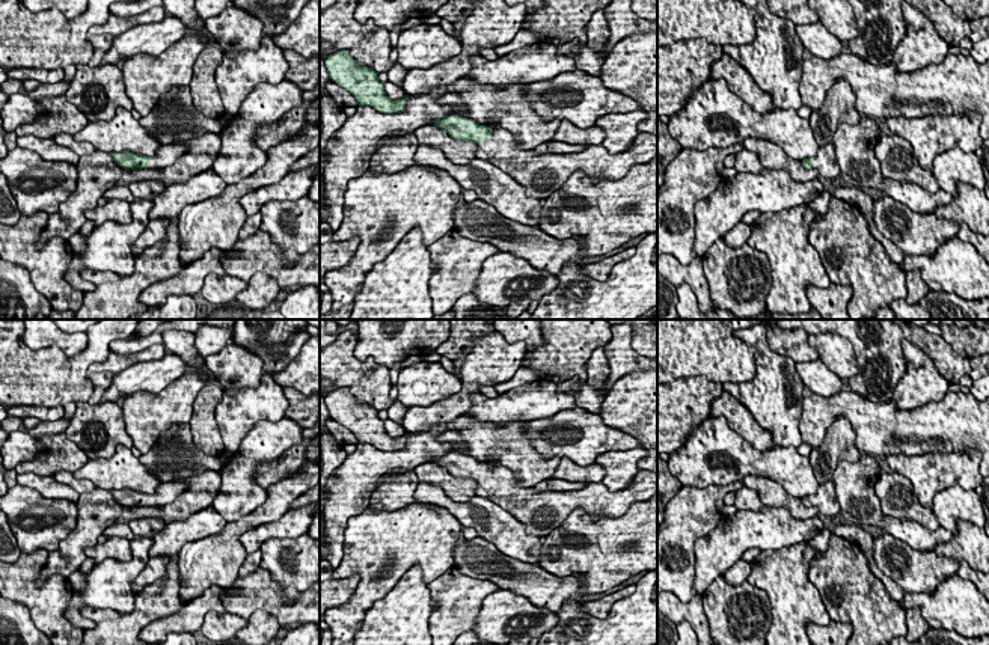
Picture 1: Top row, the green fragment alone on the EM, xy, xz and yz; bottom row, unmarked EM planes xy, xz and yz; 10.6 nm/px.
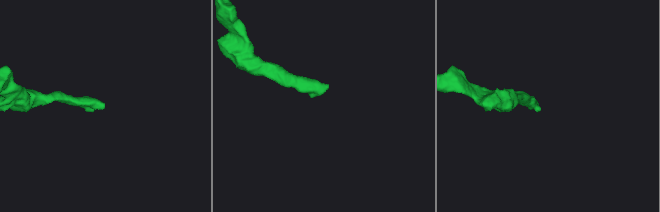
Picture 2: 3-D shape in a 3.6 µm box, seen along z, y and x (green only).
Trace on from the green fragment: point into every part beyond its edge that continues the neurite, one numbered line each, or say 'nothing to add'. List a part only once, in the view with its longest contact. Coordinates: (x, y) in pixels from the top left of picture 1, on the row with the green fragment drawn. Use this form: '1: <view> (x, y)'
1: xz (540, 175)

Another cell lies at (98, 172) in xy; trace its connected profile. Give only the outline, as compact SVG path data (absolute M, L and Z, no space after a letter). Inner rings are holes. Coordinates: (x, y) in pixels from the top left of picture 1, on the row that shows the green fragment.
M101 151L80 157L77 172L77 190L60 203L56 214L48 214L47 226L36 241L38 249L53 237L69 241L86 223L84 211L96 208L103 194L122 178L122 167Z

